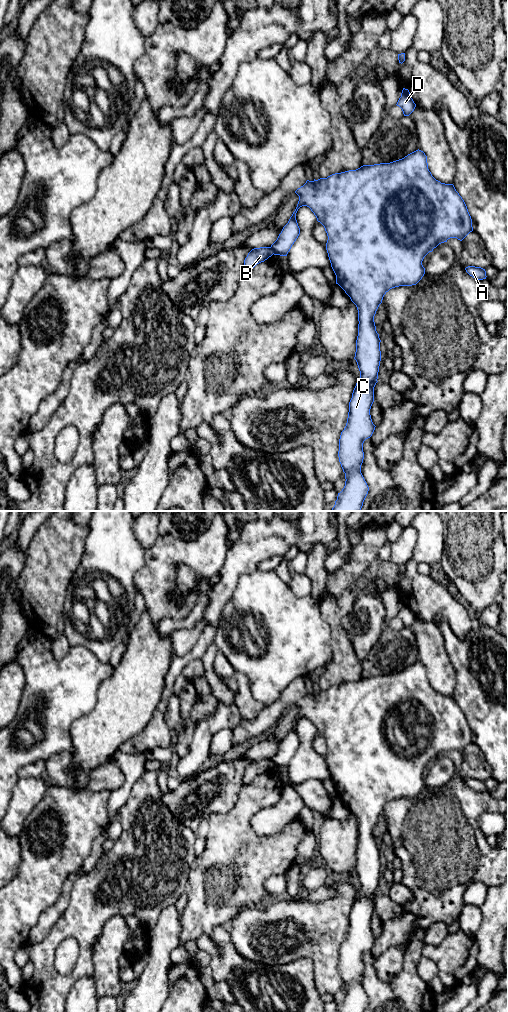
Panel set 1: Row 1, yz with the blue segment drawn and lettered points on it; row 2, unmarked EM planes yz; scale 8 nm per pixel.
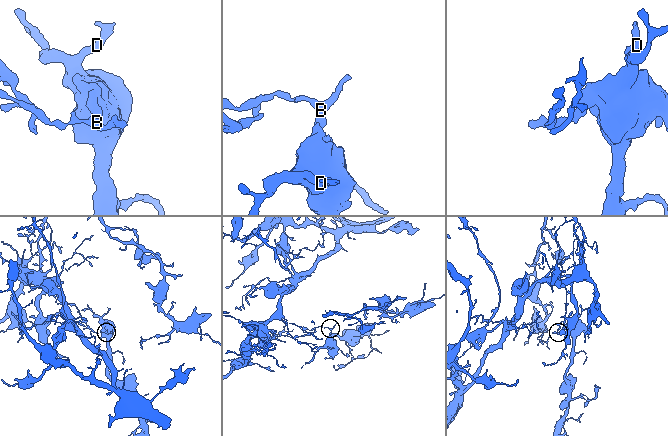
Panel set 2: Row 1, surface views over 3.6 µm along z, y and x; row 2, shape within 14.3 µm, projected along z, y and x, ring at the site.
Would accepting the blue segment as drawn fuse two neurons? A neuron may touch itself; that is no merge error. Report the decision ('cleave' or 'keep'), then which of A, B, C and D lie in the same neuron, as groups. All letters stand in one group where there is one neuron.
cleave | A C D / B

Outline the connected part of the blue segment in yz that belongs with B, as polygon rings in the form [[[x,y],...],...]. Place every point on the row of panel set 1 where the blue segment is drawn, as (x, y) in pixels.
[[[271,247],[252,249],[244,260],[243,272],[250,272],[257,264],[264,262],[273,255]]]

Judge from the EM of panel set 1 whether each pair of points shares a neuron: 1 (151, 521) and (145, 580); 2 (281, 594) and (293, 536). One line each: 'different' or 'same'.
1: different
2: different

